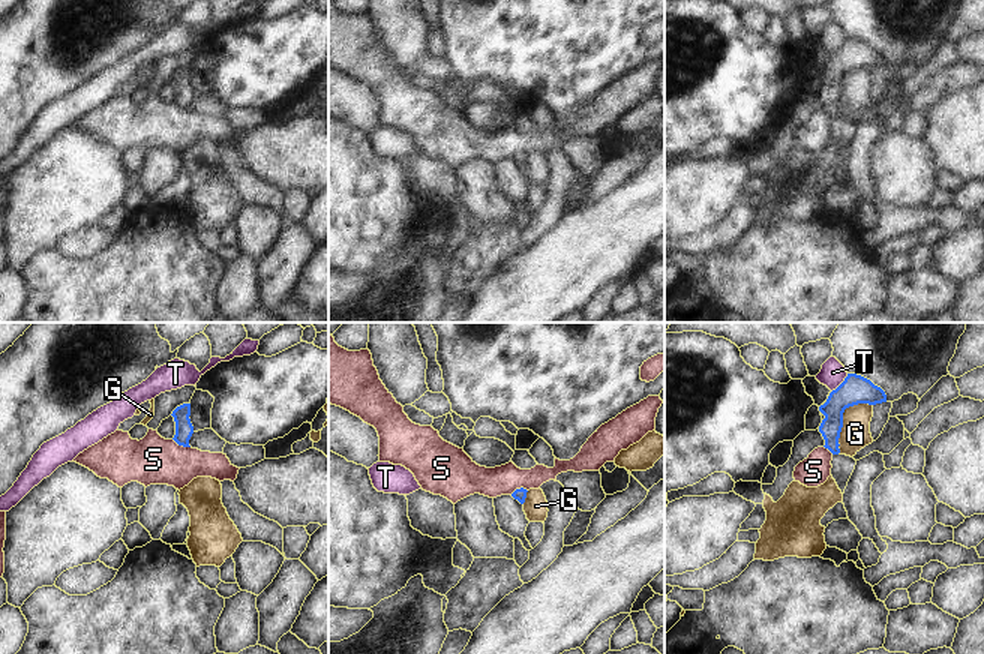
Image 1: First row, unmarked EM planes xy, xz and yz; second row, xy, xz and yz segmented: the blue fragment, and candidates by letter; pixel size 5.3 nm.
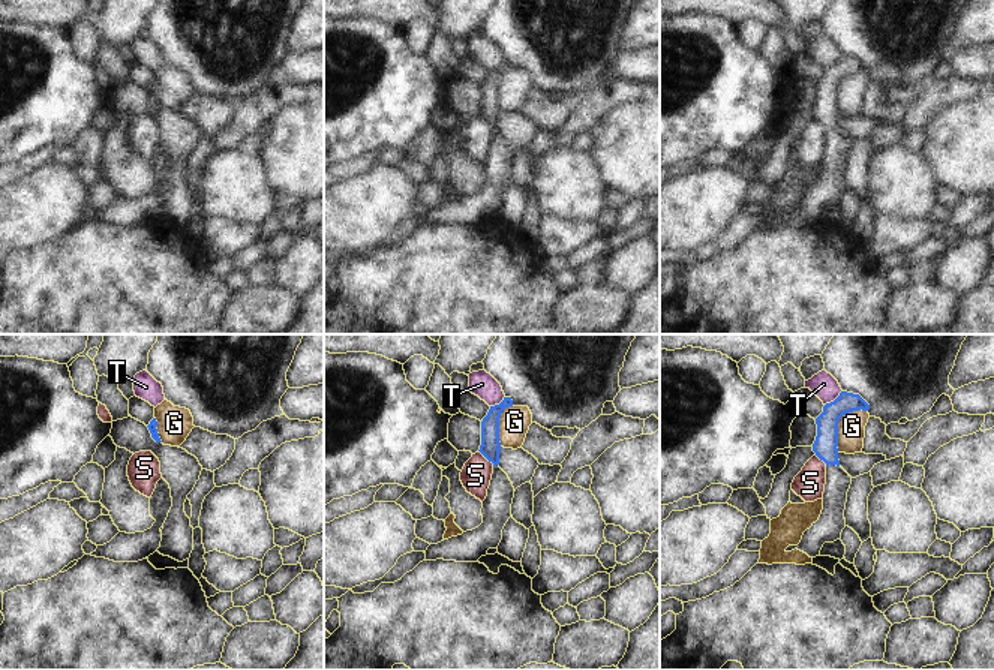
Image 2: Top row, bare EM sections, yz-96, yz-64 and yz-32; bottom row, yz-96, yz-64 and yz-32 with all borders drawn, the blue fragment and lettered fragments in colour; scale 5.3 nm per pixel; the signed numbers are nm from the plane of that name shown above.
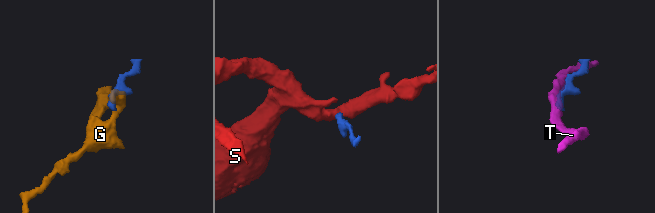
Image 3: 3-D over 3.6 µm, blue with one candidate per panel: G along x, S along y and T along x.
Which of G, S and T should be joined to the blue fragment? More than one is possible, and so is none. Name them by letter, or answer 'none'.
none

